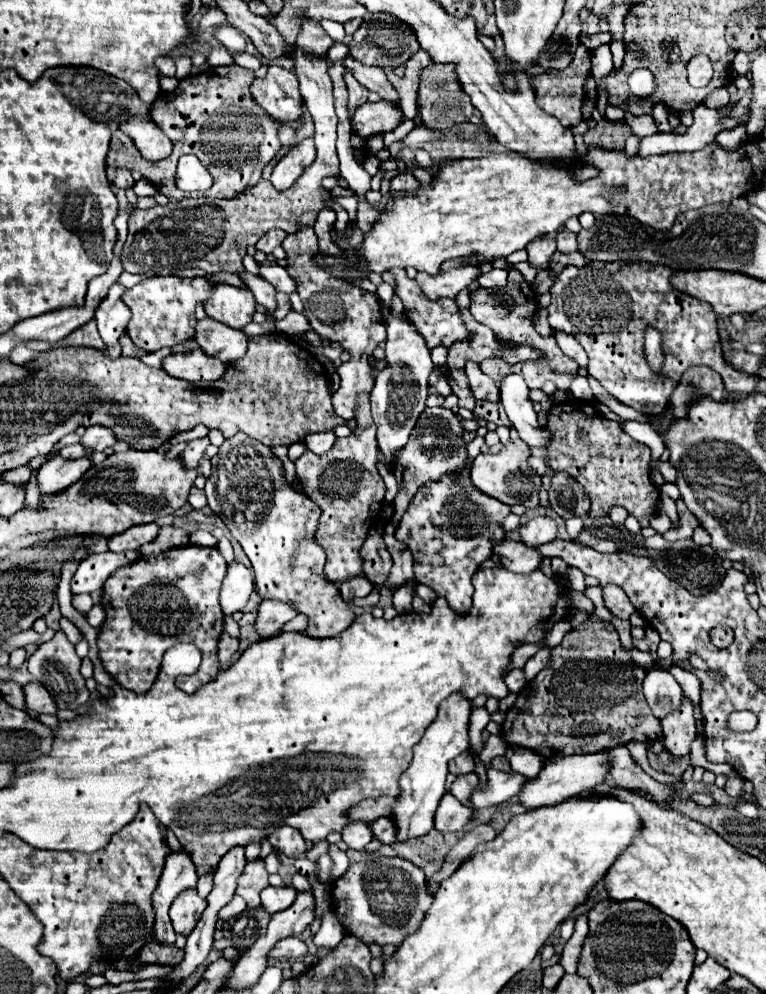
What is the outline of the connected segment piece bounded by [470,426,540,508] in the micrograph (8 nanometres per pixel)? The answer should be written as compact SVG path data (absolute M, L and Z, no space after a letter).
M513 426L510 427L510 438L512 438L512 442L508 446L504 446L498 454L478 454L472 460L470 480L474 482L474 486L480 492L484 492L486 496L494 496L508 506L522 504L526 508L536 508L538 506L538 492L540 492L540 478L534 476L534 472L526 464L530 450L518 438L518 432Z

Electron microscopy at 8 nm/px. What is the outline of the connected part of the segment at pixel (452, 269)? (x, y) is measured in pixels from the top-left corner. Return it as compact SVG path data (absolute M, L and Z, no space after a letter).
M448 260L440 276L428 276L426 272L418 272L416 282L420 284L420 288L430 300L436 300L442 296L454 298L460 290L468 288L482 274L480 266L482 264L468 264L468 268L460 268L456 260Z

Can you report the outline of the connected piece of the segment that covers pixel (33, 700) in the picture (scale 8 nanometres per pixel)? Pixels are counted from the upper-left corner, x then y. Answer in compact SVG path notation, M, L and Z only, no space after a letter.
M28 682L24 686L24 694L26 694L26 708L30 712L34 712L34 714L56 714L58 712L52 696L48 694L48 690L42 684Z

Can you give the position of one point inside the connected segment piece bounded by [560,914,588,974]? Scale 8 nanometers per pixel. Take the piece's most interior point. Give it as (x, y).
(571, 952)

